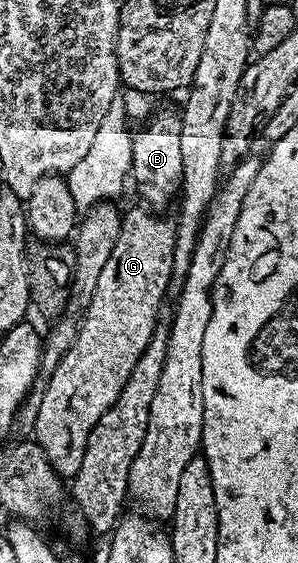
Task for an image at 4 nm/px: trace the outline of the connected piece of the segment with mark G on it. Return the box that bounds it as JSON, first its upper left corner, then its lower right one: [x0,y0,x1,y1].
[31,206,176,481]

